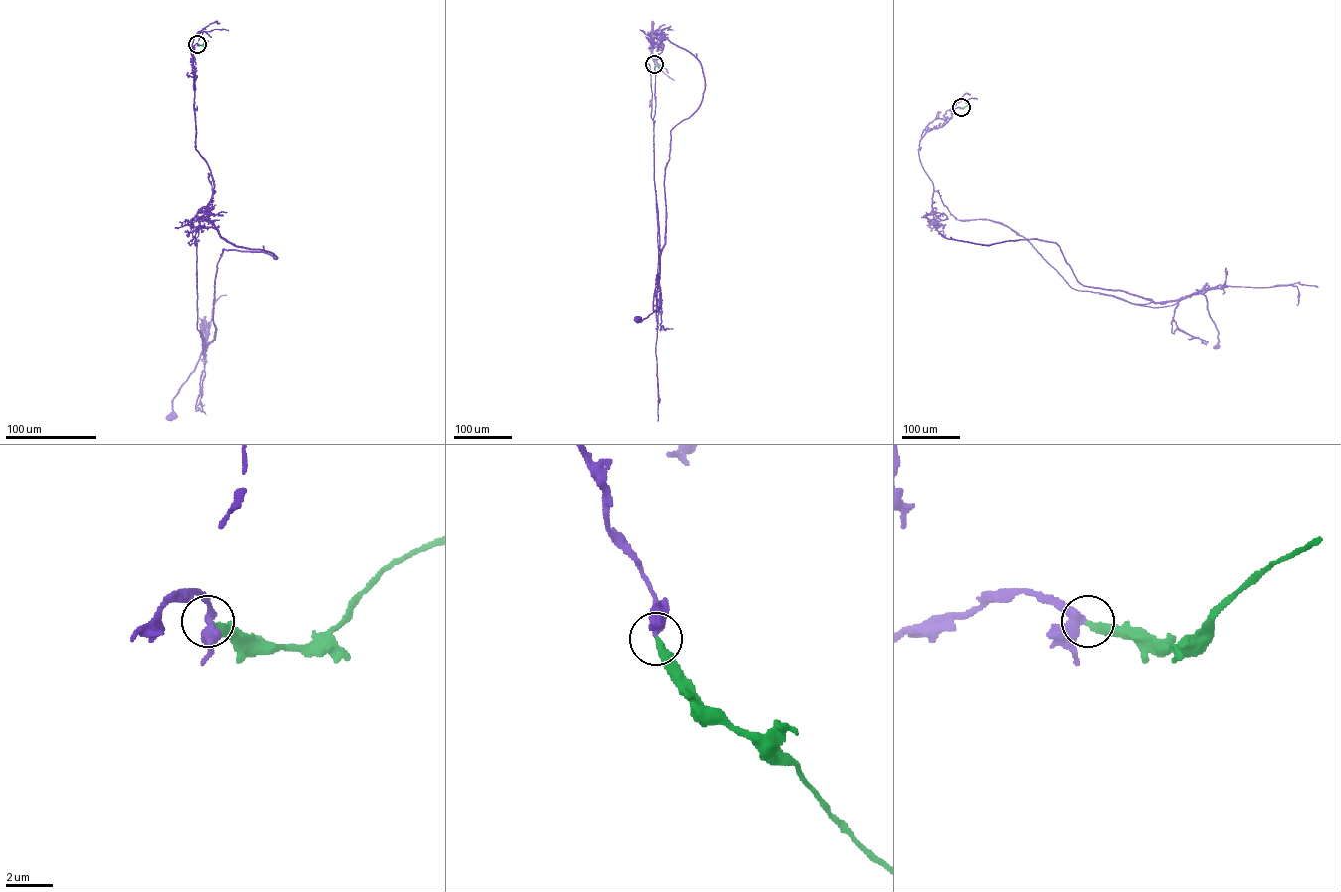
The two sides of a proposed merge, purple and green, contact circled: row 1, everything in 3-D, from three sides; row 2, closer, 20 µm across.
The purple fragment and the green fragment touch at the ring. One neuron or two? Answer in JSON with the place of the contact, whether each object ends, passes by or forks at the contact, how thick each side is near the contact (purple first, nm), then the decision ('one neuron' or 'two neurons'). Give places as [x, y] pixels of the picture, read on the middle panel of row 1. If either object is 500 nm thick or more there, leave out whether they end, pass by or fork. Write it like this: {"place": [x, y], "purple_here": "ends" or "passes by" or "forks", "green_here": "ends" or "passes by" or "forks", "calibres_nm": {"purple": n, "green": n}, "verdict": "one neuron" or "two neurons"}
{"place": [654, 64], "purple_here": "passes by", "green_here": "ends", "calibres_nm": {"purple": 320, "green": 340}, "verdict": "one neuron"}

